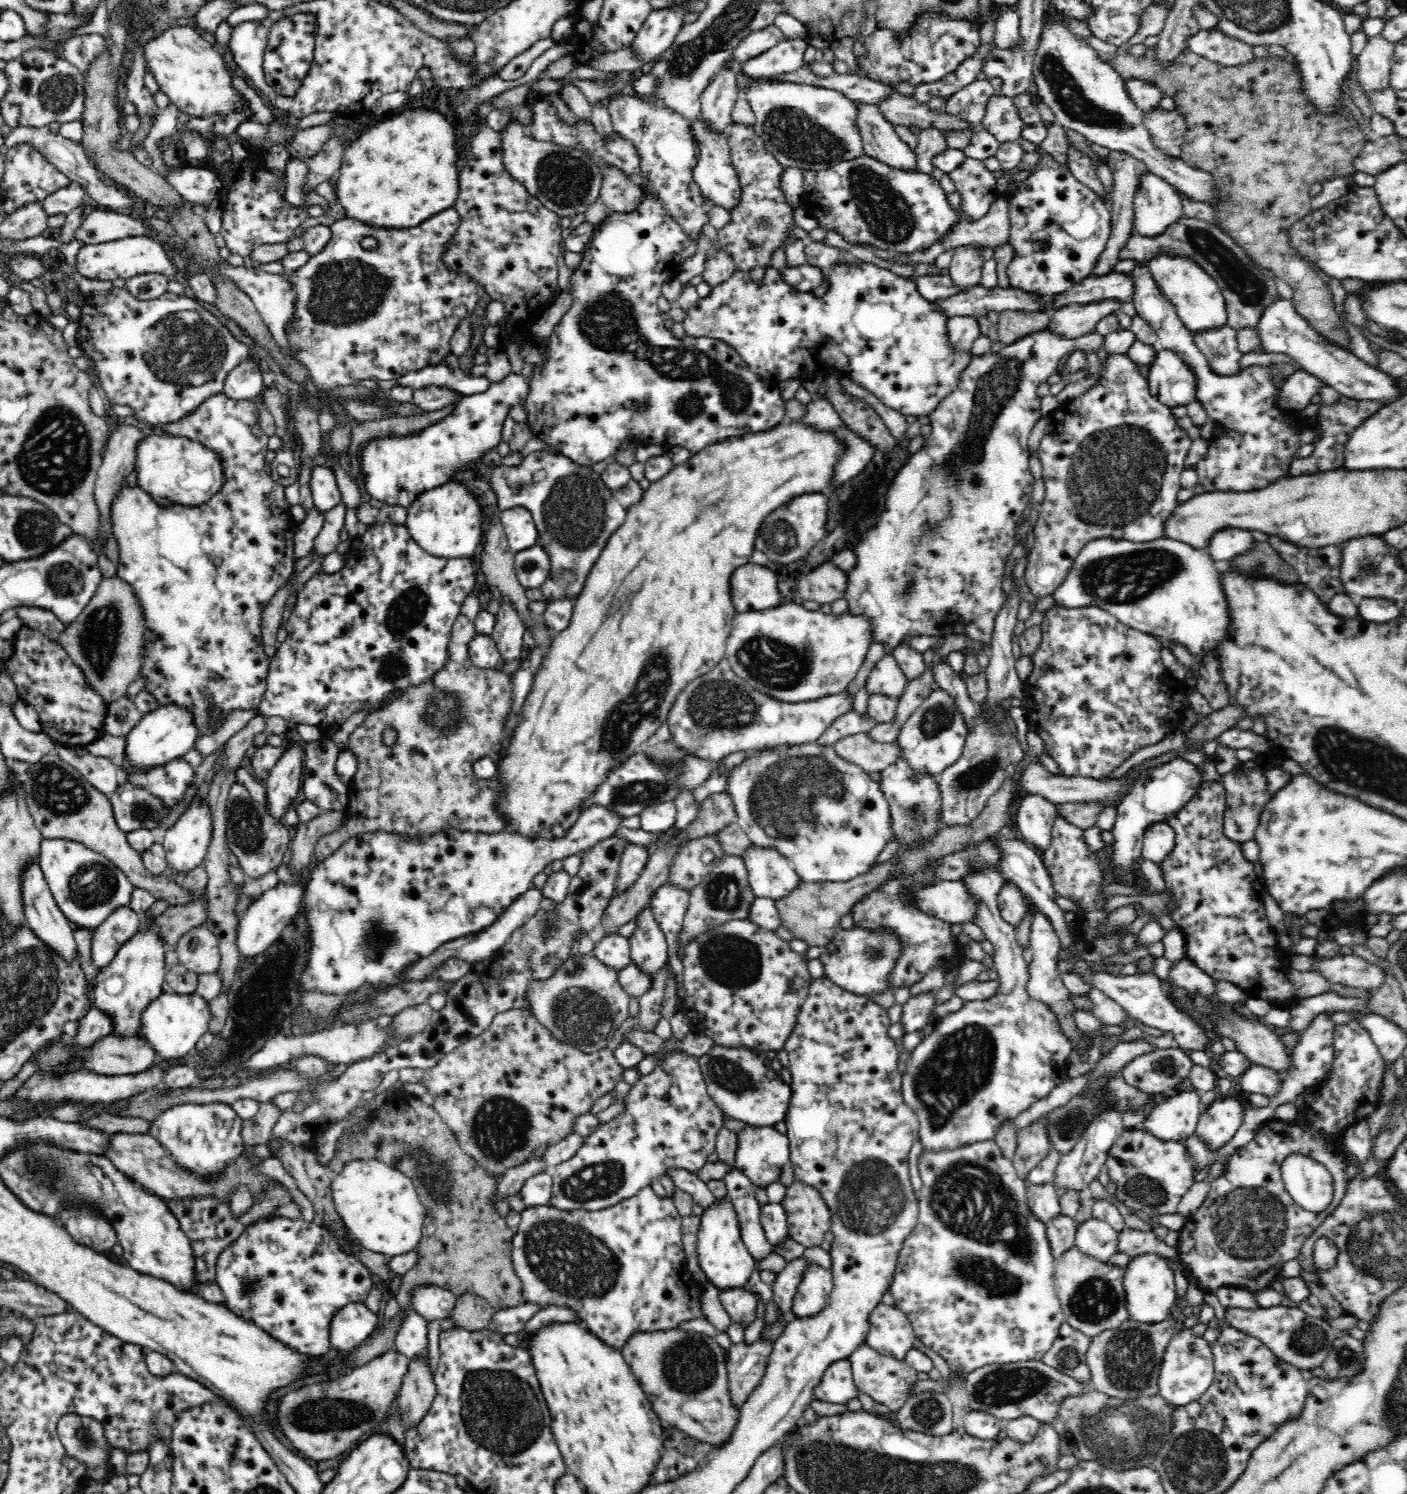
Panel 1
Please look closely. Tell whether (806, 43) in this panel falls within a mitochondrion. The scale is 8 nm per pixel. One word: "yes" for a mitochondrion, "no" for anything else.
no

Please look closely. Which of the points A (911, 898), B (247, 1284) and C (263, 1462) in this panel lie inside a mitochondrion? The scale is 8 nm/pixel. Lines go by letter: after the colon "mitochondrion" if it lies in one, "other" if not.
A: other
B: mitochondrion
C: other

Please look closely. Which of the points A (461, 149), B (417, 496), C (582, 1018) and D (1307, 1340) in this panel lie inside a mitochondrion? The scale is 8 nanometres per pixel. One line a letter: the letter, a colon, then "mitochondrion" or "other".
A: other
B: other
C: mitochondrion
D: mitochondrion

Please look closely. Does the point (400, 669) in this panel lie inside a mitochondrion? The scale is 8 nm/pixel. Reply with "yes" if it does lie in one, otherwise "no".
yes

